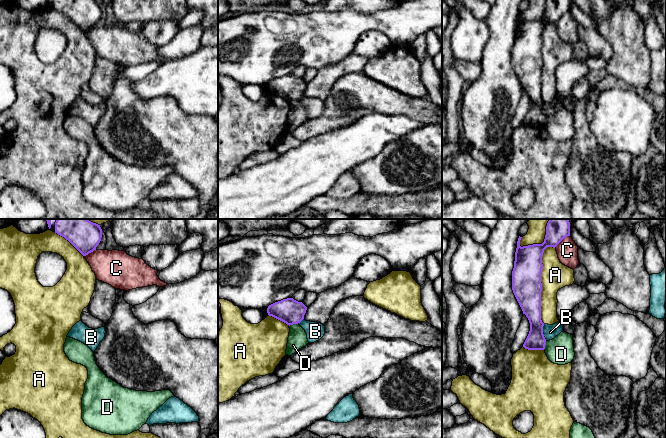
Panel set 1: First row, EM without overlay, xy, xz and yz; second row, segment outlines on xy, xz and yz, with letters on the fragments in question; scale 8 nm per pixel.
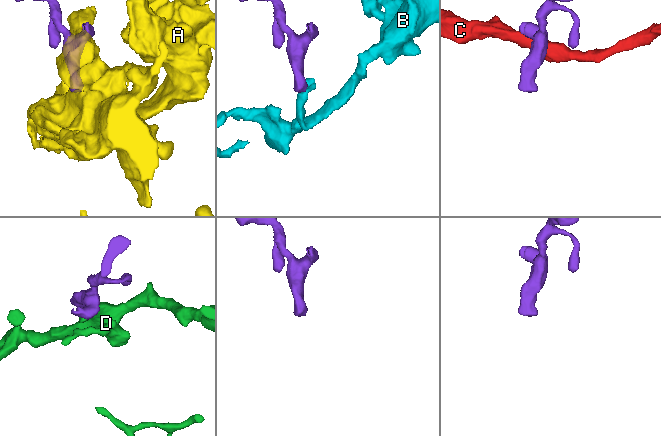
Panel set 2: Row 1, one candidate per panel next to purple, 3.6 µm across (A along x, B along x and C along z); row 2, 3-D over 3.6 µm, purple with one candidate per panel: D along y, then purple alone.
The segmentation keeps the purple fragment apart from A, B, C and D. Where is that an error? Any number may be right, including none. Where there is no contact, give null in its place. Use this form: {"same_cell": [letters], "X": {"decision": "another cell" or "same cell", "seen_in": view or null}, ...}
{"same_cell": [], "A": {"decision": "another cell", "seen_in": "yz"}, "B": {"decision": "another cell", "seen_in": "yz"}, "C": {"decision": "another cell", "seen_in": "yz"}, "D": {"decision": "another cell", "seen_in": "xz"}}

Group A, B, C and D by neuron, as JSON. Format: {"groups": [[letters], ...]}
{"groups": [["A"], ["B"], ["C"], ["D"]]}

